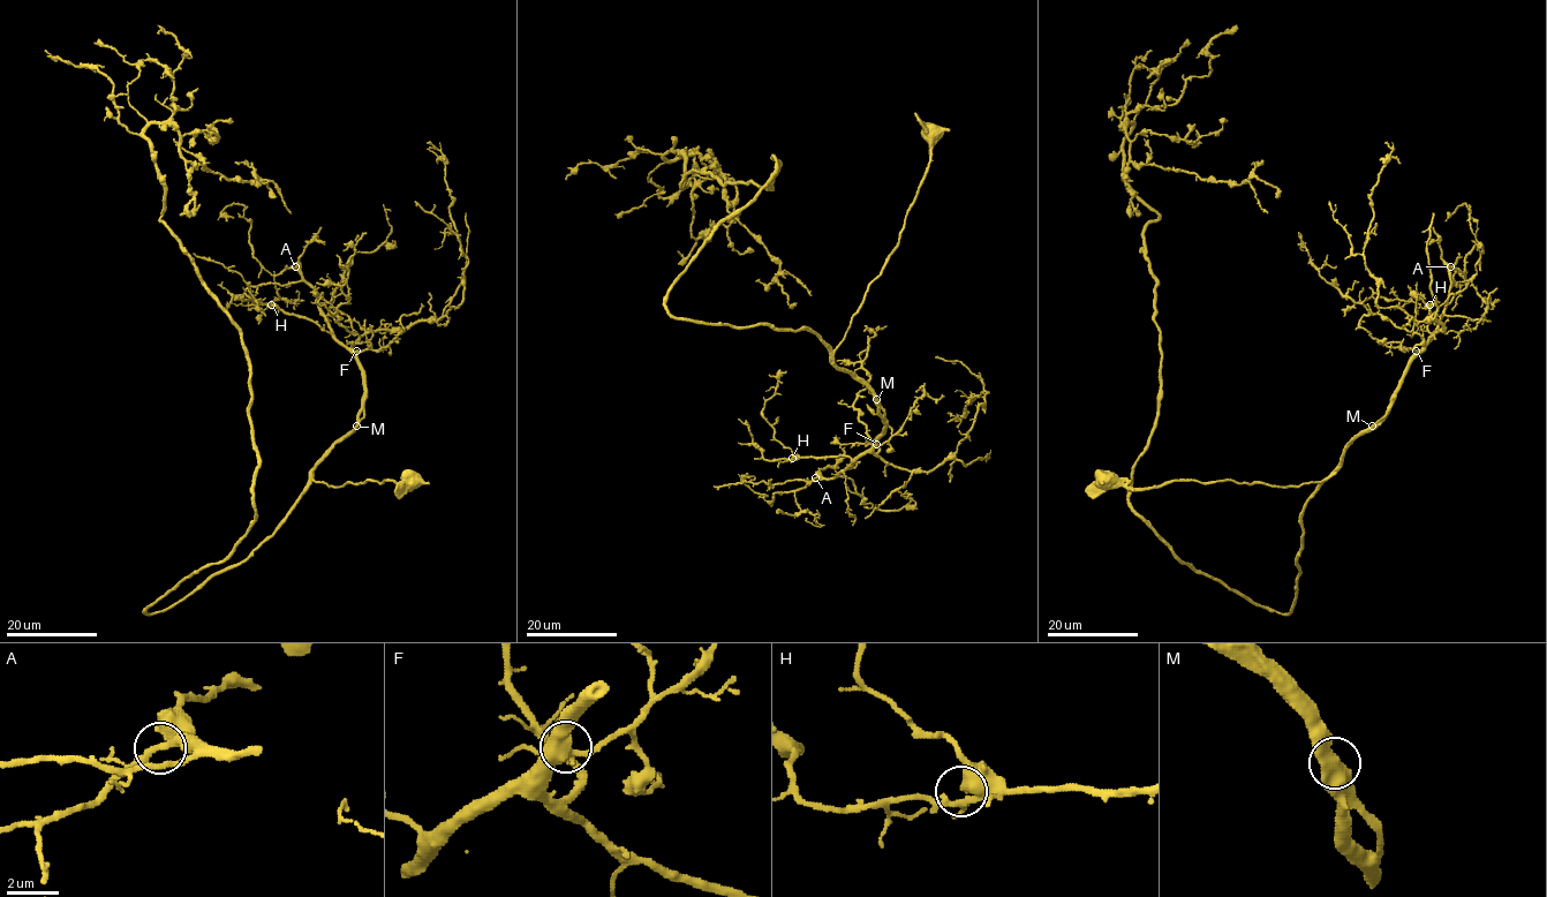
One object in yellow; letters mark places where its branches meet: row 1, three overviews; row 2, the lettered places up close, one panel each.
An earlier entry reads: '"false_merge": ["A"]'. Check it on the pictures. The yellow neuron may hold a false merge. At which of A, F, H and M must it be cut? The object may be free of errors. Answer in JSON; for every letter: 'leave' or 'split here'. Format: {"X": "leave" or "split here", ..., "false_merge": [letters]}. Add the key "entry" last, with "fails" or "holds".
{"A": "leave", "F": "leave", "H": "leave", "M": "leave", "false_merge": [], "entry": "fails"}

